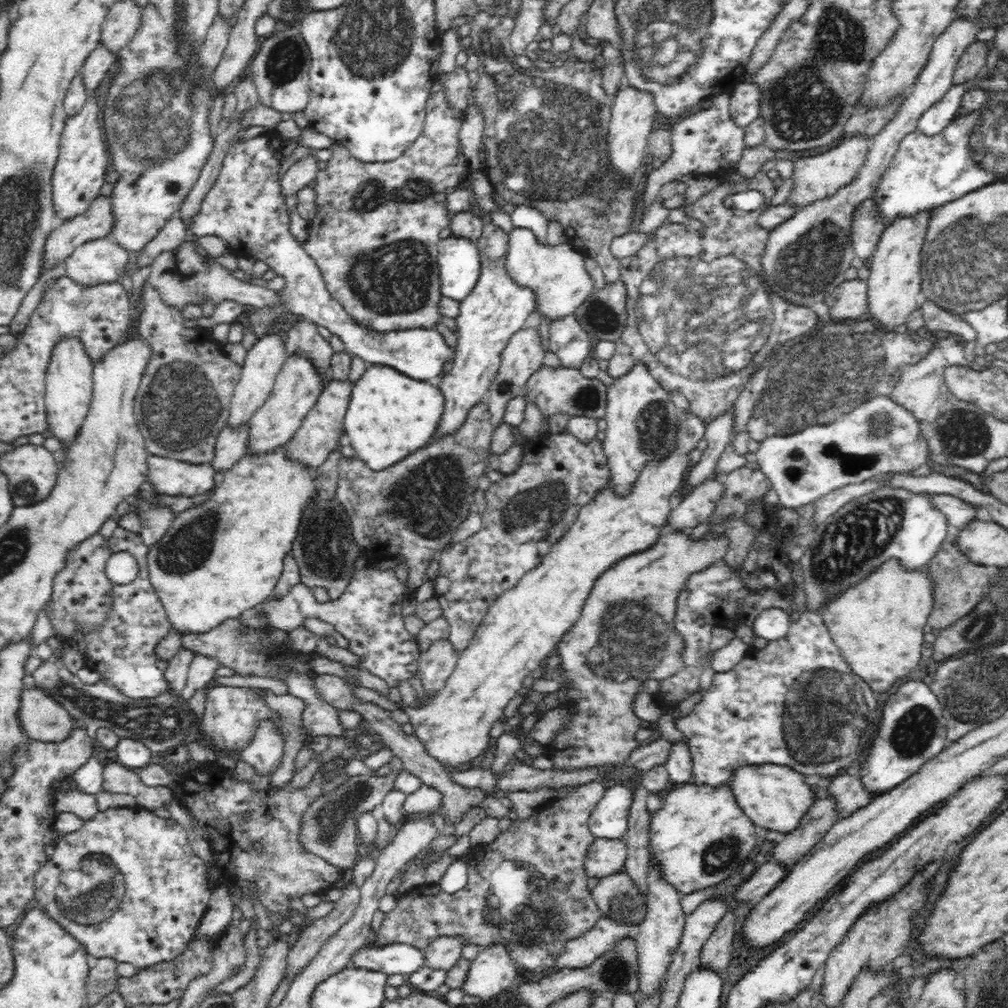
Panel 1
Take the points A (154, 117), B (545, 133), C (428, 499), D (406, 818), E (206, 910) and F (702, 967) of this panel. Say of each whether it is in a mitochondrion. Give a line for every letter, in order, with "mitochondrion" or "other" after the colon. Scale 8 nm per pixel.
A: mitochondrion
B: mitochondrion
C: mitochondrion
D: other
E: other
F: other

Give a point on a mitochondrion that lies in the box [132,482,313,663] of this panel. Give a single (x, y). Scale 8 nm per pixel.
(189, 548)

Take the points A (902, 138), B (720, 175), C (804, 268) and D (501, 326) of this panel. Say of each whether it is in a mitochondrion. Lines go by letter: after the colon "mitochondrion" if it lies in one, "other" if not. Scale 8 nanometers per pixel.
A: other
B: other
C: mitochondrion
D: other

